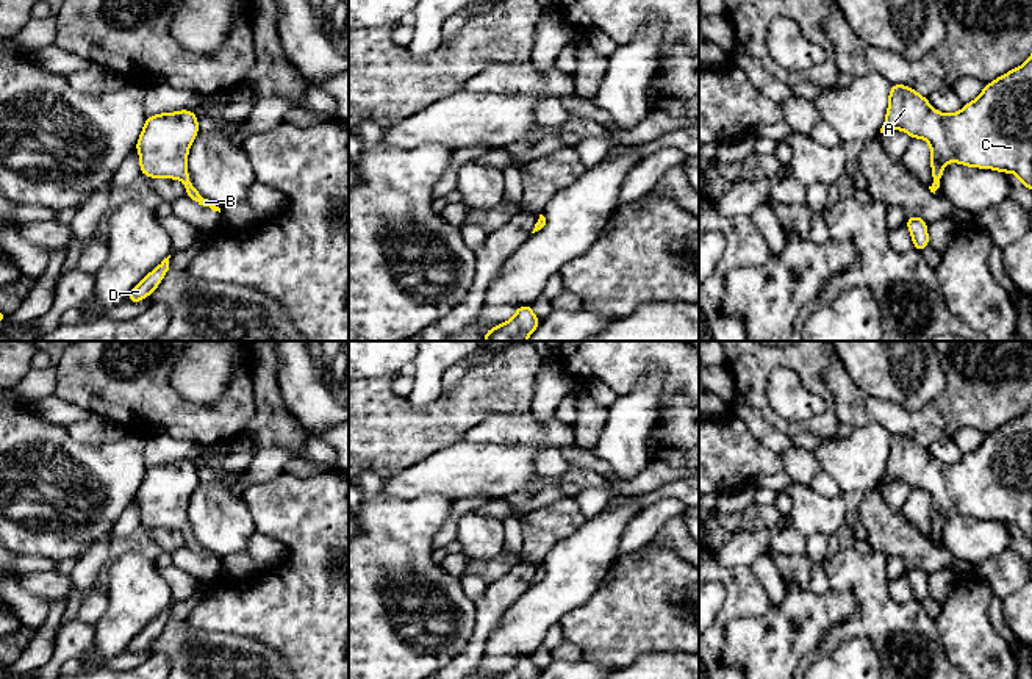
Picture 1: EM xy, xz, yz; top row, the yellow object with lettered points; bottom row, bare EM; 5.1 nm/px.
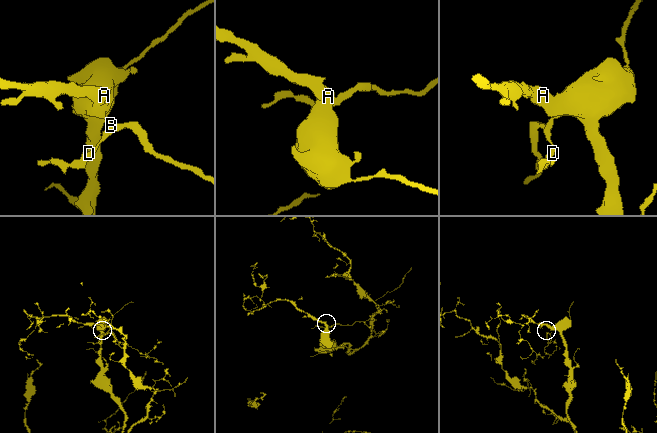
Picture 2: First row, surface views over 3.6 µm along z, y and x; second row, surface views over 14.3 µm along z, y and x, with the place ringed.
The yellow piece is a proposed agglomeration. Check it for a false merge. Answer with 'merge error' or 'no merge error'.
no merge error

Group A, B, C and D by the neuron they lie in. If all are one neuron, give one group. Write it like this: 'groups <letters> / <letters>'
groups A B C D

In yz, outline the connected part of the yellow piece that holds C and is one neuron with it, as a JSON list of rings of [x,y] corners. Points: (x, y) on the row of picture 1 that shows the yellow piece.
[[[1032,53],[957,113],[940,113],[913,88],[891,84],[880,133],[894,130],[929,142],[933,194],[946,163],[1012,172],[1032,192]]]

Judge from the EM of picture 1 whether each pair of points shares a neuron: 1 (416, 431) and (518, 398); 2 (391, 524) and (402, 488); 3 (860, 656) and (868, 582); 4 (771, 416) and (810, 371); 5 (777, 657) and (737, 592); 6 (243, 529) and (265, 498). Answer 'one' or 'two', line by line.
1: one
2: two
3: two
4: one
5: two
6: two

